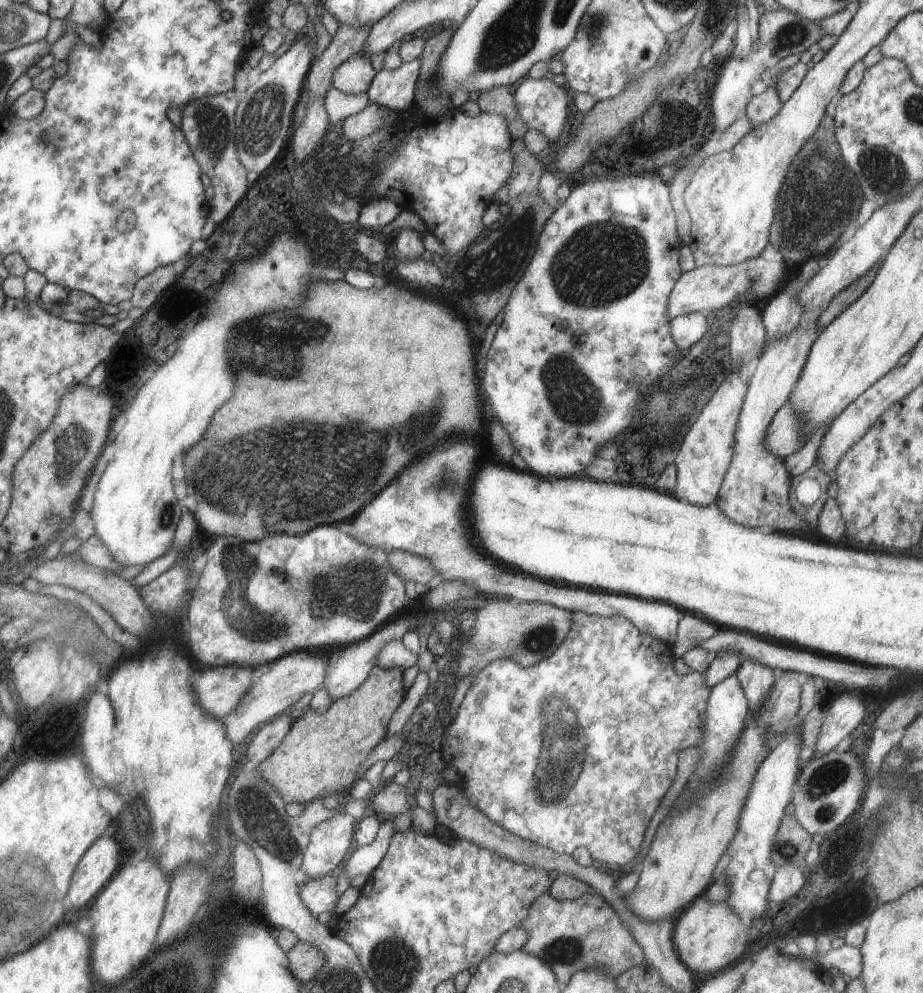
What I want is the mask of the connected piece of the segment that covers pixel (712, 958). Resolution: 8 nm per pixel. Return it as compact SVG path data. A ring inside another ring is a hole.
M702 894L676 916L674 923L674 946L677 948L680 960L694 974L711 976L742 958L750 925L741 921L726 901L713 903Z

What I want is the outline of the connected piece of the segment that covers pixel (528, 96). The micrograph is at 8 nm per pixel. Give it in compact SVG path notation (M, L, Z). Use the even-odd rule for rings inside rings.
M526 77L514 87L513 97L523 123L530 129L538 129L543 132L549 138L549 142L554 144L554 140L558 142L566 136L564 128L567 124L568 113L571 112L572 102L572 98L568 96L569 93L564 87L557 86L551 79Z

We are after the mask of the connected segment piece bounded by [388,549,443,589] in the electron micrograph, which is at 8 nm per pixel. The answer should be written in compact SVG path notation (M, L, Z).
M391 549L388 552L393 569L406 580L412 580L420 589L435 587L443 580L429 558L402 550Z

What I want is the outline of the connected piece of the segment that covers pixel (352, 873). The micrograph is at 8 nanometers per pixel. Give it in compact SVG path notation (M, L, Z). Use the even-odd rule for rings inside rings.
M392 820L381 821L374 842L359 848L348 858L344 870L348 872L349 879L366 874L369 875L382 862L383 856L391 845L395 833L395 826Z

